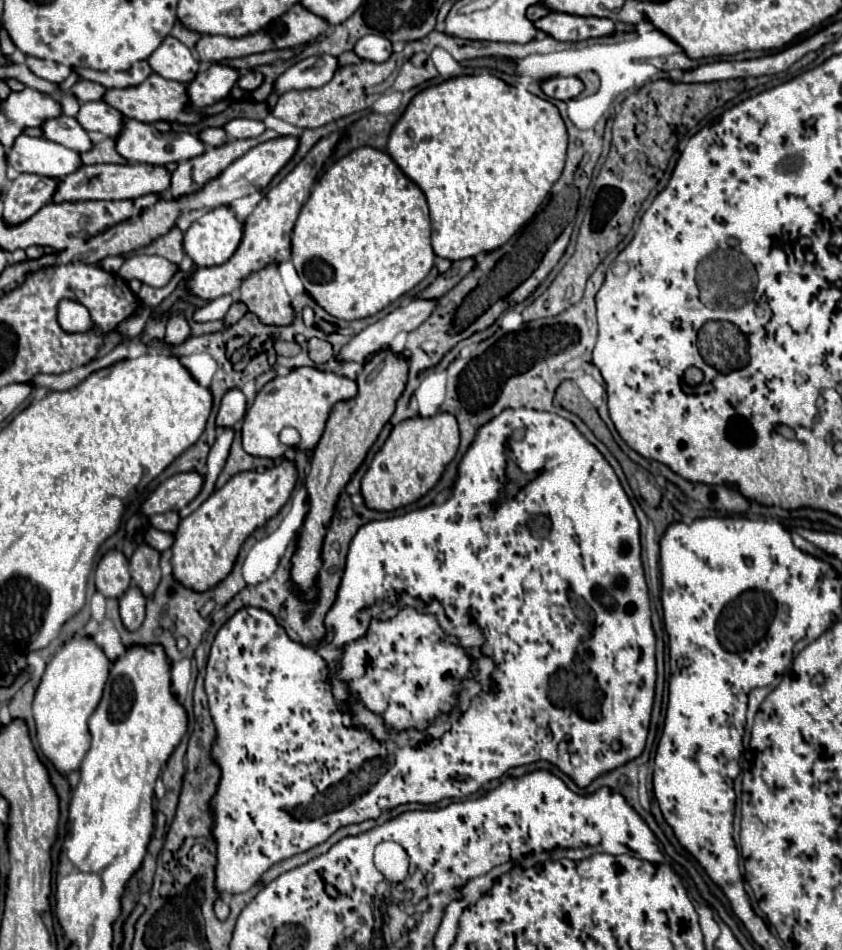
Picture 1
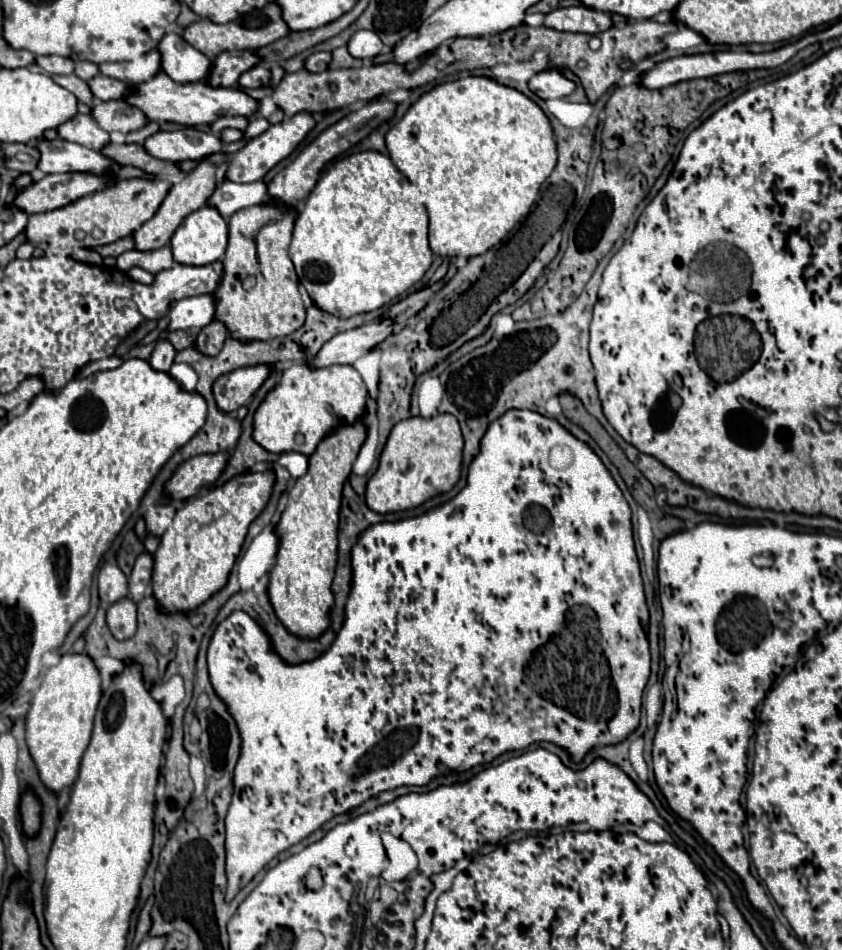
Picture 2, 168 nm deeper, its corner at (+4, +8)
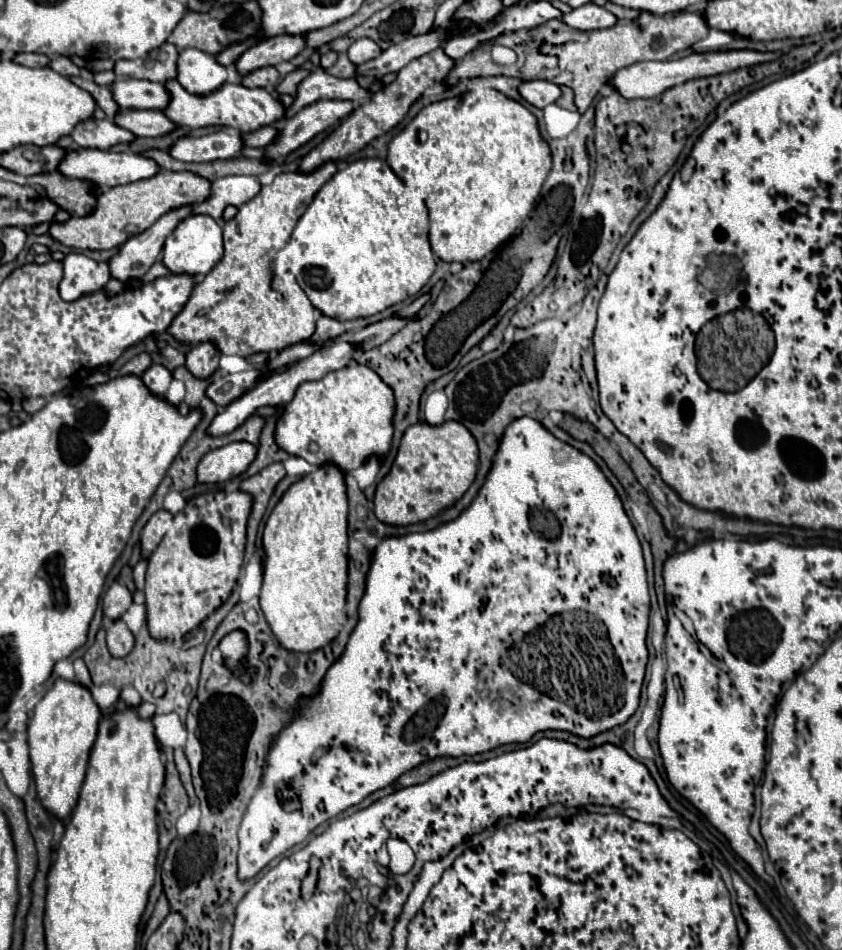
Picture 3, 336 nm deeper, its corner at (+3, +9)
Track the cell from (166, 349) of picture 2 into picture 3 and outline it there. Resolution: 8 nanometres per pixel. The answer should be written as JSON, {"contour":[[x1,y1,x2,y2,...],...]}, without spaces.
{"contour":[[151,364,143,374,141,374,143,382,147,384,147,388,151,392,155,392,157,396,165,396,167,392,167,384,171,382,171,370,165,368,163,364]]}

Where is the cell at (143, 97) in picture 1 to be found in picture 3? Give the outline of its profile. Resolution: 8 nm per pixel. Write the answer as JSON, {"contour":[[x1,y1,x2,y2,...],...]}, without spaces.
{"contour":[[177,80,163,82,165,90,169,92,169,104,163,108,163,114,175,122,177,126,187,128,203,128,203,126,231,126,239,132,253,132,263,126,269,126,285,116,285,108,279,100,275,100,263,88,245,88,243,84,229,84,225,82,211,94,197,96,187,92]]}

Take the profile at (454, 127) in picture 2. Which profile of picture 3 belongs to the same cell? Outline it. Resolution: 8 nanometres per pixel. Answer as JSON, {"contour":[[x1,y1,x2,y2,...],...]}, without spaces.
{"contour":[[475,88,459,98,445,98,439,102,433,102,429,106,425,106,391,142,389,142,389,156,387,156,387,164,391,166,391,170,407,184,409,190,422,190,427,194,427,210,429,210,429,242,431,248,435,252,437,258,445,260,445,262,475,262,481,260,485,254,493,252,501,242,505,242,517,228,519,224,527,218,527,214,531,212,535,198,539,196,539,190,547,178,547,174,551,172,551,150,549,144,543,140,541,132,539,132,539,122,533,116,533,112,529,108,525,108,523,104,507,98,505,94,493,90,493,88]]}

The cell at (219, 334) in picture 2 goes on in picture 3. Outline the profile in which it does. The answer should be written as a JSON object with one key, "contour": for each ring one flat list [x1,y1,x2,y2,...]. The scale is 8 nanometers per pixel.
{"contour":[[199,342,187,354,187,362,185,364,195,376,207,378,217,370,219,356,221,356,221,352,217,350,217,346,213,342]]}

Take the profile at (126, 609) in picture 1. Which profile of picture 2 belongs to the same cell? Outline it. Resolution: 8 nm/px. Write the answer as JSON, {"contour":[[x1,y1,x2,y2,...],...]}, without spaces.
{"contour":[[126,597,110,605,106,611,106,623,110,633,118,639,130,639,136,633,136,605]]}

